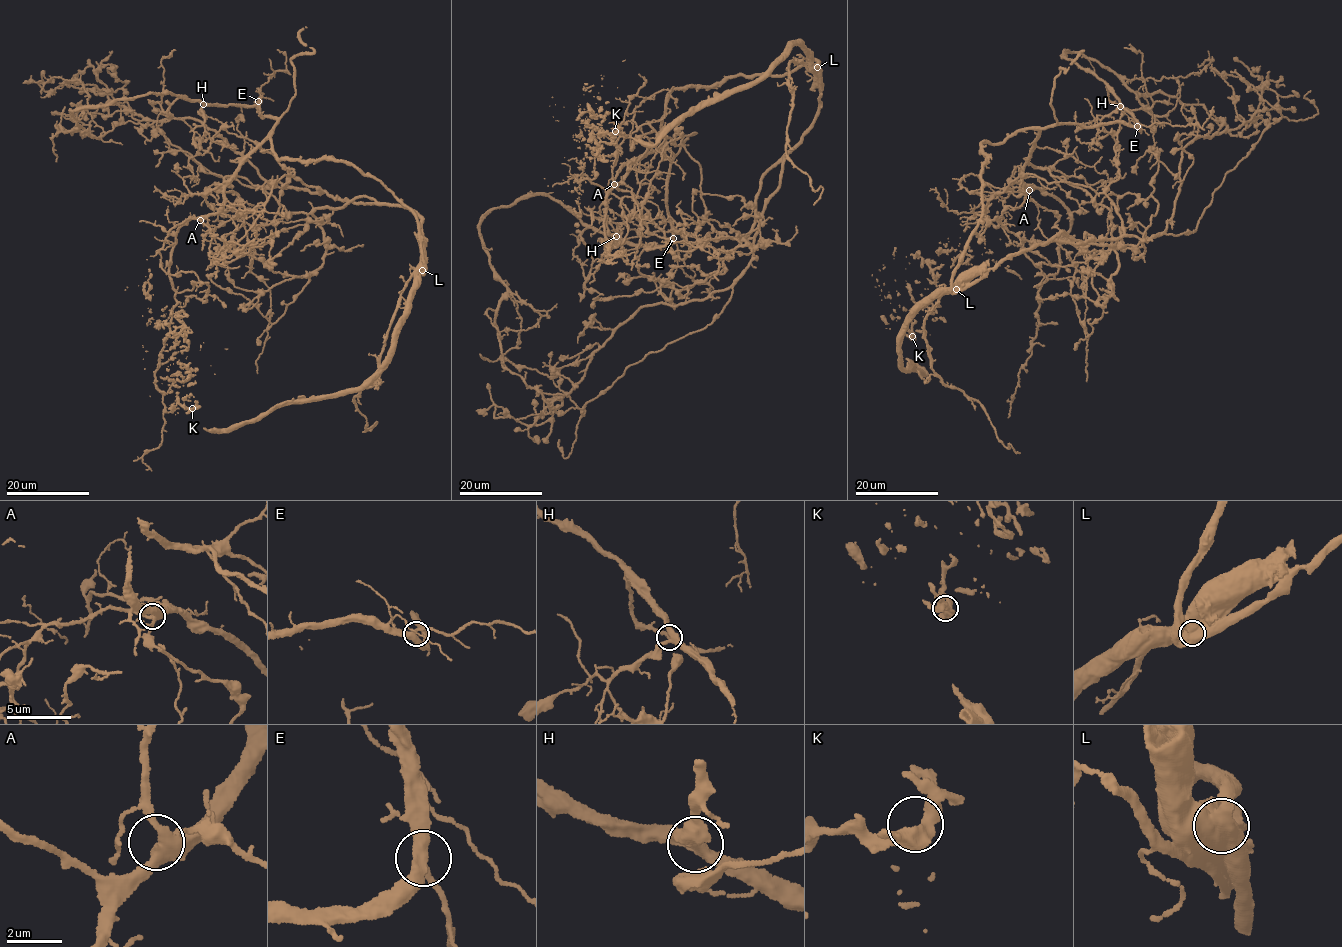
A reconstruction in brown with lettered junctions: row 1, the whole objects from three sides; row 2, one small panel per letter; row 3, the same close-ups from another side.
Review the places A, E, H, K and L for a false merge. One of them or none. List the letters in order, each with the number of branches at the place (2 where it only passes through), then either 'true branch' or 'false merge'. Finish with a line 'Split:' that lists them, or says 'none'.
A: 3 | true branch
E: 3 | true branch
H: 3 | true branch
K: 3 | true branch
L: 2 | false merge
Split: L

